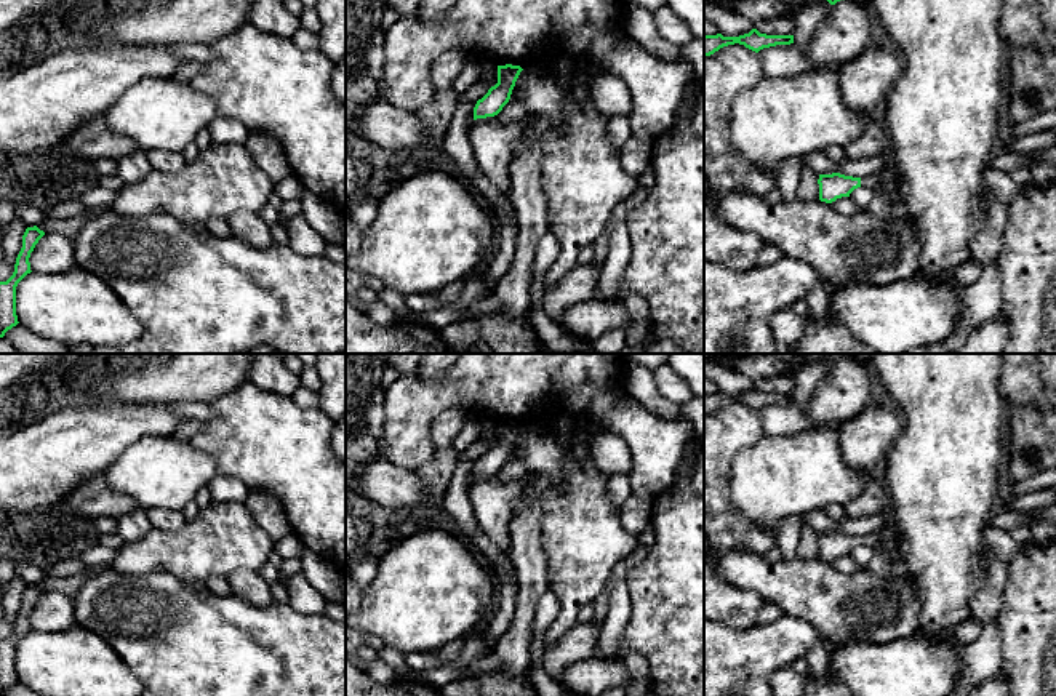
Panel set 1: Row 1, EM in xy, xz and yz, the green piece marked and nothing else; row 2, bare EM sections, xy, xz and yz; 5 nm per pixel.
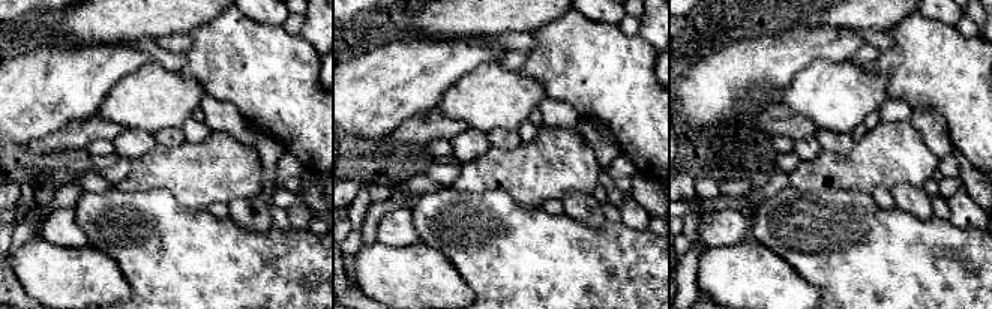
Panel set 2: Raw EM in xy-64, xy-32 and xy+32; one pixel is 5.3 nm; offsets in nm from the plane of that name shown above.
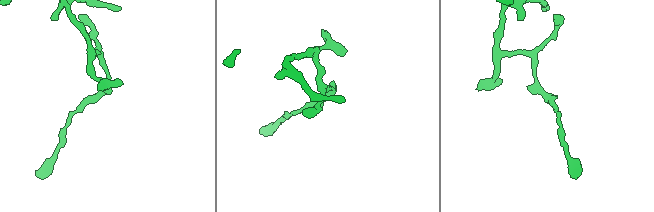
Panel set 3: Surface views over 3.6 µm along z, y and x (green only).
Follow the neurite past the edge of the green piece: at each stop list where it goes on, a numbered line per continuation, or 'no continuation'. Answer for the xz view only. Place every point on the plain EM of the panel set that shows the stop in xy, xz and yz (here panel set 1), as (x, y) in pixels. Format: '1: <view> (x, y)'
no continuation

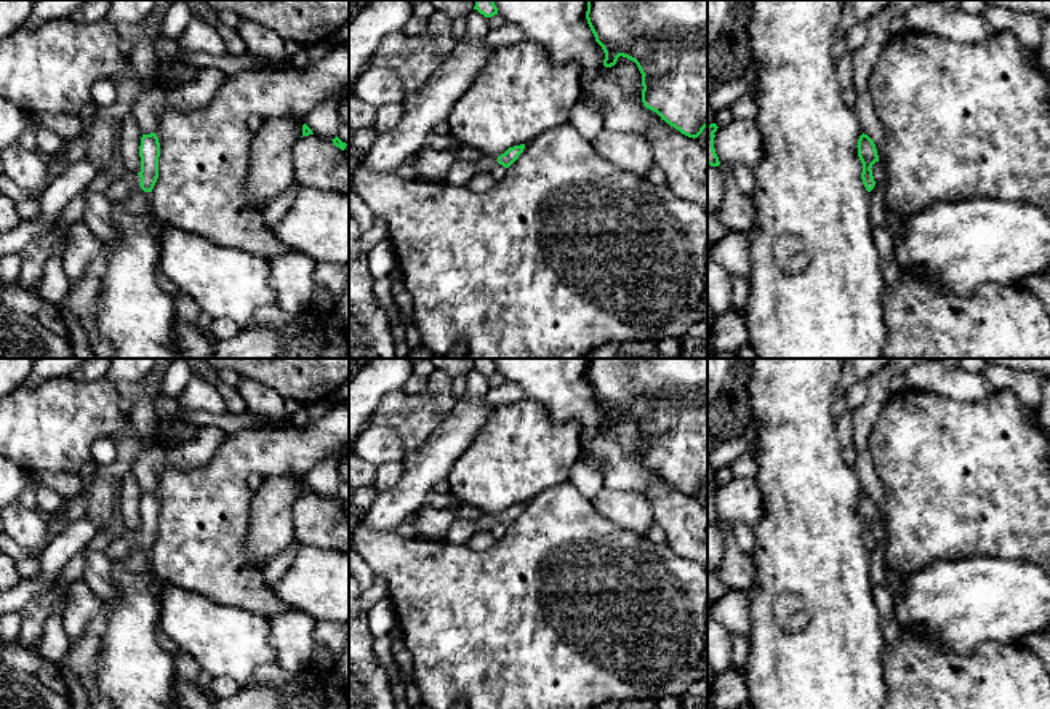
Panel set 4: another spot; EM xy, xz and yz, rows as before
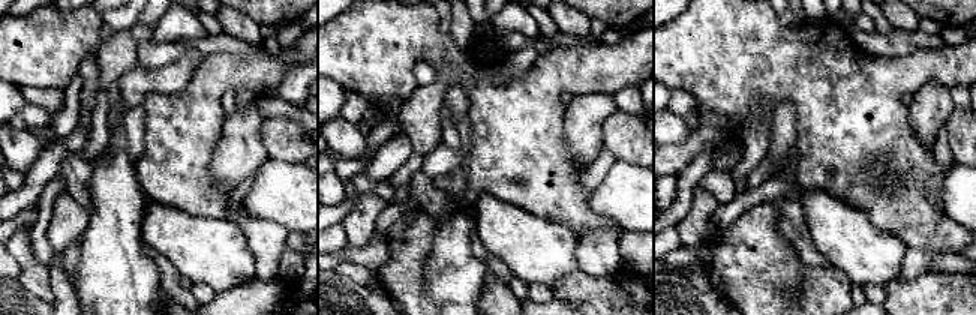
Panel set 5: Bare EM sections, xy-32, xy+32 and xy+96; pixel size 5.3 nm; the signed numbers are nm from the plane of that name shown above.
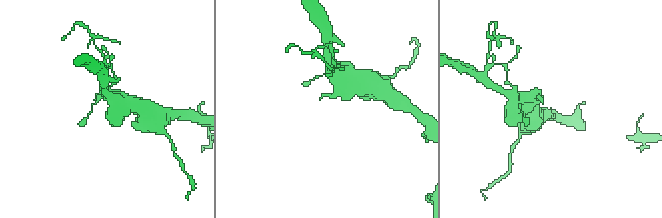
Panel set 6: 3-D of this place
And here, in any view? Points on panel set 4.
1: xy (127, 541)

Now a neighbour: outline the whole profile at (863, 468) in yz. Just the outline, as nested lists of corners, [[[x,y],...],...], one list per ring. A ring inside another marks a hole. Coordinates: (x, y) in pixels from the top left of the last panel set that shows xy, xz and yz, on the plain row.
[[[869,450],[860,451],[853,466],[853,471],[861,483],[864,493],[868,493],[877,507],[879,520],[882,522],[885,517],[885,490],[880,483],[874,461],[869,455]]]

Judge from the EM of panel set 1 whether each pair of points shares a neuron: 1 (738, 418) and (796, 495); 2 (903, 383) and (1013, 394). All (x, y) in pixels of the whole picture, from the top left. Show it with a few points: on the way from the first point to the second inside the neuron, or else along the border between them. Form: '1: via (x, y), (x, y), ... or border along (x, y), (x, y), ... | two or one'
1: border along (764, 434), (736, 455), (732, 471) | two
2: border along (1000, 370), (1000, 396), (1005, 402) | two

